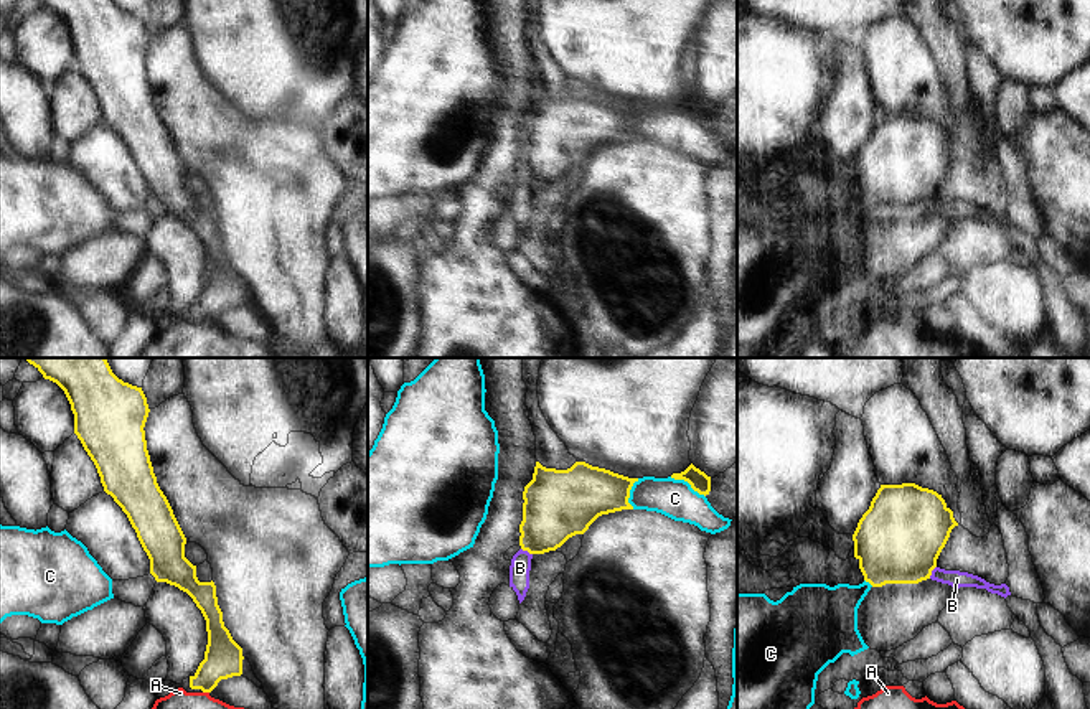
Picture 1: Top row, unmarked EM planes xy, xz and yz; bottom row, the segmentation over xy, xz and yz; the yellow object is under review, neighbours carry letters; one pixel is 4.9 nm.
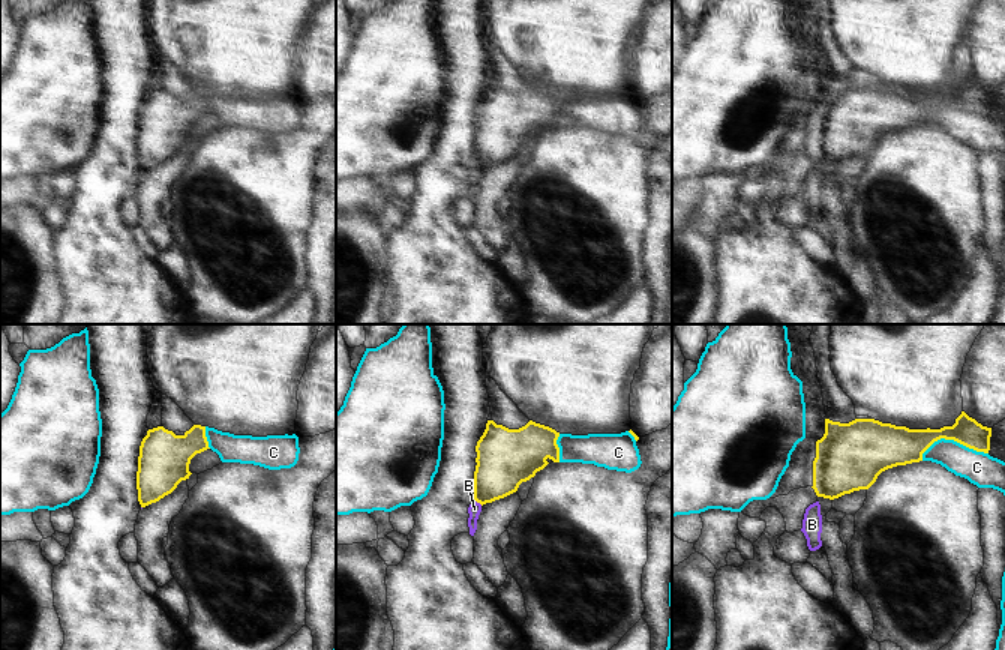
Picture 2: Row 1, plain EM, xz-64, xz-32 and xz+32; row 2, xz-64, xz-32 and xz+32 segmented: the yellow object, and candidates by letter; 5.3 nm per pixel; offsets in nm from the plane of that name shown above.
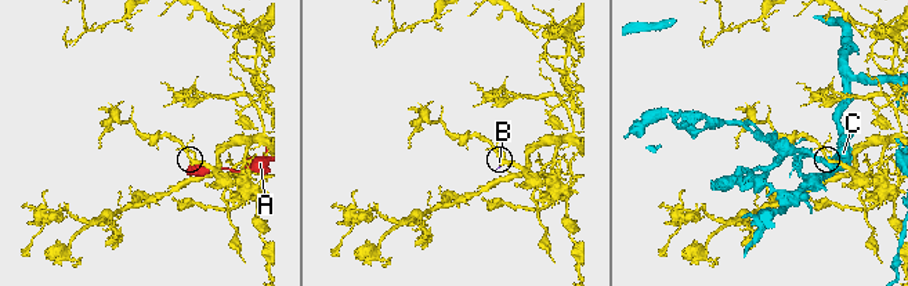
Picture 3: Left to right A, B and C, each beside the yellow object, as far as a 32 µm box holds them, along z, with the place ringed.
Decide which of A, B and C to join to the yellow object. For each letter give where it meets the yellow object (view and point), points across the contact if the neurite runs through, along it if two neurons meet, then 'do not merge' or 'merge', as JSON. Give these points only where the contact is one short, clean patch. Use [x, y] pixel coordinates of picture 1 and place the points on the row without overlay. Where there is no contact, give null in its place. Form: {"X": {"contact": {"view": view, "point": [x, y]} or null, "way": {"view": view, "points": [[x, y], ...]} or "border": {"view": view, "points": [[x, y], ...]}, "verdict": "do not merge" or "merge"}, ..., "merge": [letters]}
{"A": {"contact": {"view": "xy", "point": [206, 322]}, "border": {"view": "xy", "points": [[203, 322], [208, 323]]}, "verdict": "do not merge"}, "B": {"contact": {"view": "yz", "point": [930, 203]}, "border": {"view": "yz", "points": [[935, 197], [929, 208]]}, "verdict": "do not merge"}, "C": {"contact": {"view": "xz", "point": [688, 112]}, "verdict": "do not merge"}, "merge": []}

